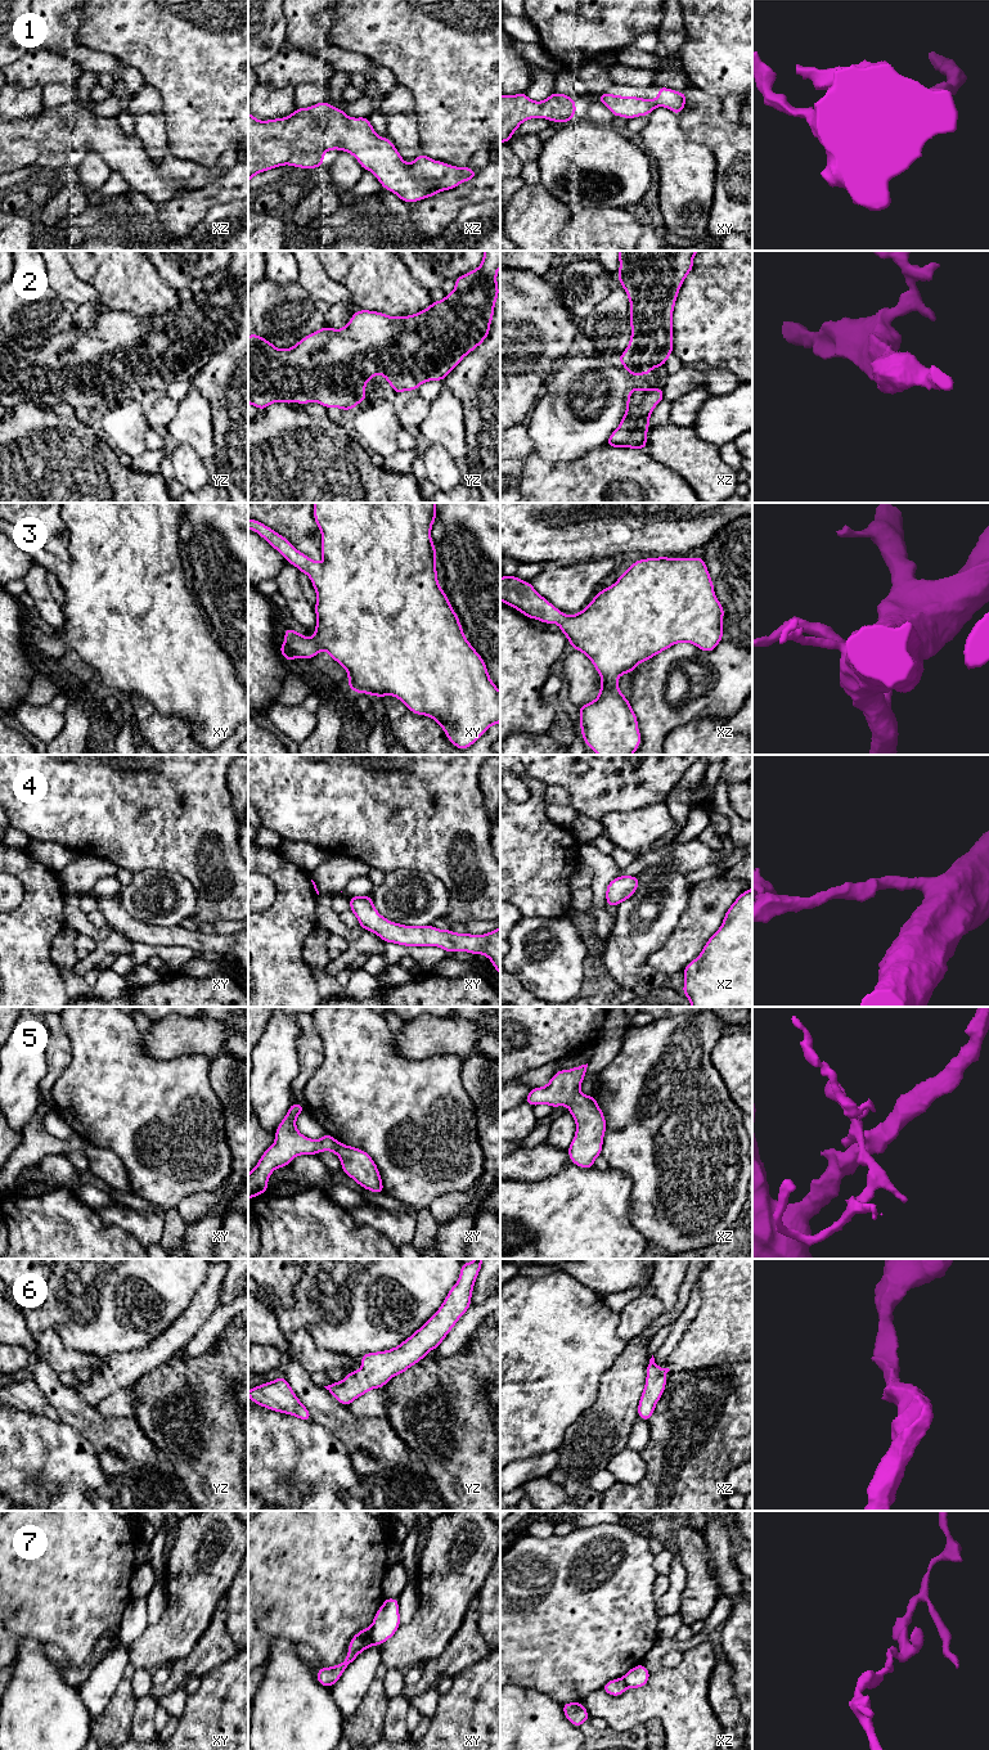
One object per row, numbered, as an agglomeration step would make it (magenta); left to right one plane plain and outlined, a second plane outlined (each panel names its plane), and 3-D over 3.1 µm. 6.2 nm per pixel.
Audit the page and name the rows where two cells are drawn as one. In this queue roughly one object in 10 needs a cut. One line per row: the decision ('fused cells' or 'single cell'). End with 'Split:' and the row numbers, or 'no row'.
1: single cell
2: single cell
3: single cell
4: single cell
5: single cell
6: single cell
7: fused cells
Split: 7

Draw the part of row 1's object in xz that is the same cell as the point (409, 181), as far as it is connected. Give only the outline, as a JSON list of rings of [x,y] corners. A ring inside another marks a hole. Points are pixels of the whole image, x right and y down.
[[[325,100],[309,108],[297,108],[287,117],[268,121],[260,121],[248,112],[248,181],[260,172],[284,165],[305,170],[319,168],[324,162],[324,153],[333,149],[352,154],[364,170],[374,174],[382,188],[406,203],[454,189],[478,174],[468,166],[455,167],[423,153],[406,163],[388,138],[376,134],[368,117],[349,117],[342,108],[334,108]]]

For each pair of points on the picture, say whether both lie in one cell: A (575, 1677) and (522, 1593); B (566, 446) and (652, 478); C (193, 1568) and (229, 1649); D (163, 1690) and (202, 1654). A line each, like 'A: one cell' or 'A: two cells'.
A: one cell
B: two cells
C: two cells
D: one cell

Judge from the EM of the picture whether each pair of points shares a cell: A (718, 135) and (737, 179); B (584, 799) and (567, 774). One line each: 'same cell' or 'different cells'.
A: same cell
B: same cell

